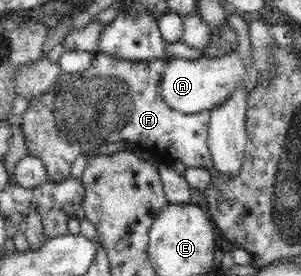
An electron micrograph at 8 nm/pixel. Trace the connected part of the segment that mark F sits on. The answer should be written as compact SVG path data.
M94 52L94 54L95 58L88 69L85 69L80 74L74 75L74 77L72 75L67 76L66 74L58 76L56 81L53 81L53 84L41 96L30 100L28 109L26 109L26 112L22 115L22 123L20 123L20 127L24 132L24 136L26 136L28 154L42 159L50 183L62 183L62 181L71 178L71 165L79 155L87 150L99 148L102 145L107 145L107 143L117 143L122 141L130 141L132 145L141 146L146 150L152 149L152 152L155 153L156 156L161 156L166 160L178 160L184 164L186 168L198 167L208 170L214 167L212 166L212 154L210 154L210 148L208 148L209 111L198 112L195 114L184 114L174 111L174 109L170 108L168 104L164 103L164 99L160 96L160 81L162 81L162 75L164 75L164 69L166 69L167 65L164 60L132 61L124 58L114 58L112 54L106 54L106 52Z

